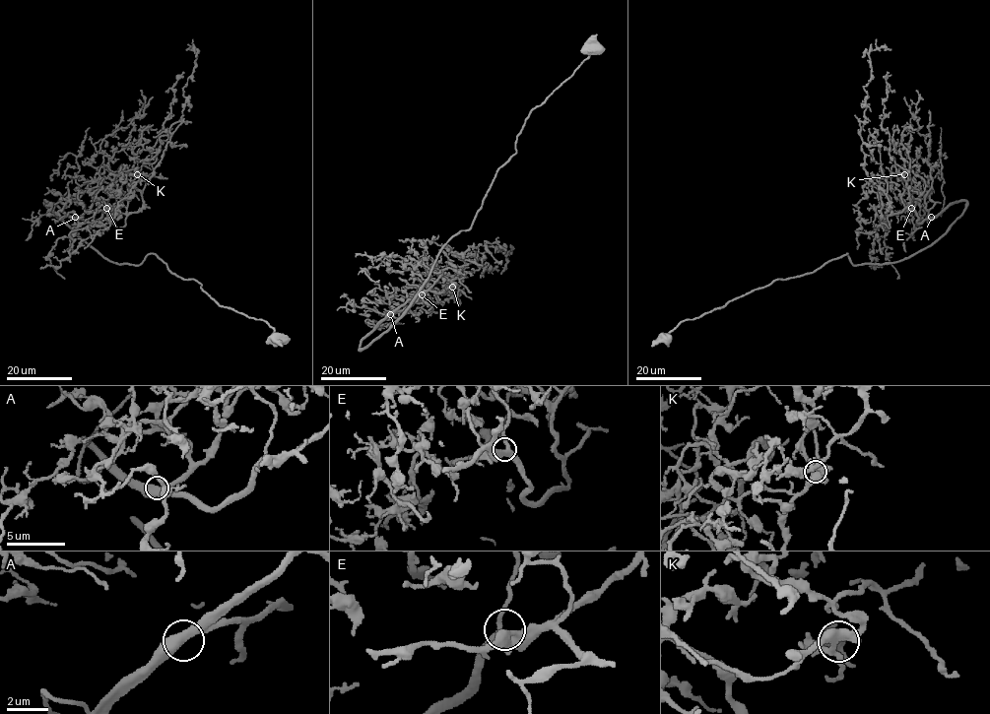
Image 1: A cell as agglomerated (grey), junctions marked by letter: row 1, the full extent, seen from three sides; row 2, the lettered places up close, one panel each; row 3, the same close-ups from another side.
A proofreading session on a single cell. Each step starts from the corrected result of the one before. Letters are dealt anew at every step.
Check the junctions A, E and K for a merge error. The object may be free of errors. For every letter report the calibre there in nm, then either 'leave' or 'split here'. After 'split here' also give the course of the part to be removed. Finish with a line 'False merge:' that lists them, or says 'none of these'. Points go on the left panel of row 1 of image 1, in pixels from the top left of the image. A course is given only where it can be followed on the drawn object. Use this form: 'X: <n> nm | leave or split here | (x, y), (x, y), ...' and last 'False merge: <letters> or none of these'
A: 440 nm | leave
E: 360 nm | leave
K: 400 nm | leave
False merge: none of these

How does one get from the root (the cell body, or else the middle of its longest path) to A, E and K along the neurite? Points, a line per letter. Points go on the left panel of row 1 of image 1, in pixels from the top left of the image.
A: (277, 339), (266, 321), (221, 306), (154, 253), (139, 265), (109, 261), (44, 201), (75, 217)
E: (277, 339), (266, 321), (221, 306), (154, 253), (139, 265), (109, 261), (44, 201), (91, 223), (106, 208)
K: (277, 339), (154, 253), (109, 261), (44, 202), (93, 223), (137, 174)

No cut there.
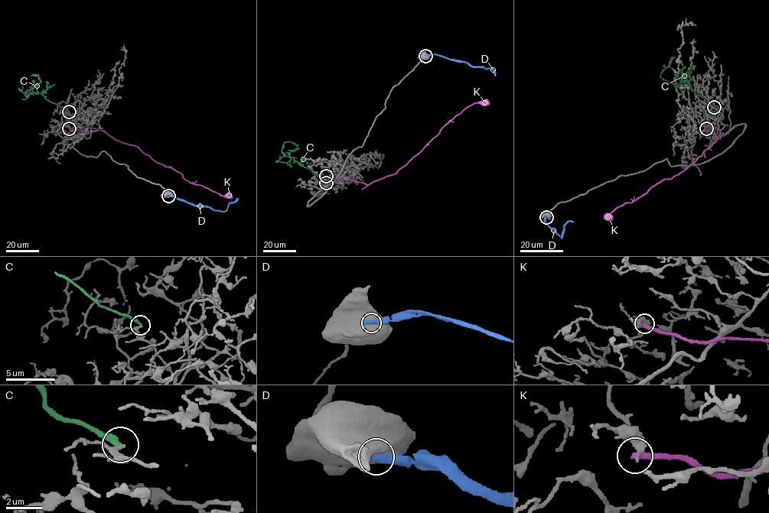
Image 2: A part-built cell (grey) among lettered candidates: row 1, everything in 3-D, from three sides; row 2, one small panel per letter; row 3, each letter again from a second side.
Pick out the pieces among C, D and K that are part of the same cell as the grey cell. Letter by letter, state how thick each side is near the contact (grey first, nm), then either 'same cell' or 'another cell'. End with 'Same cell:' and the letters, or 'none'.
C: 180/320 nm | another cell
D: 1100/500 nm | another cell
K: 400/400 nm | another cell
Same cell: none

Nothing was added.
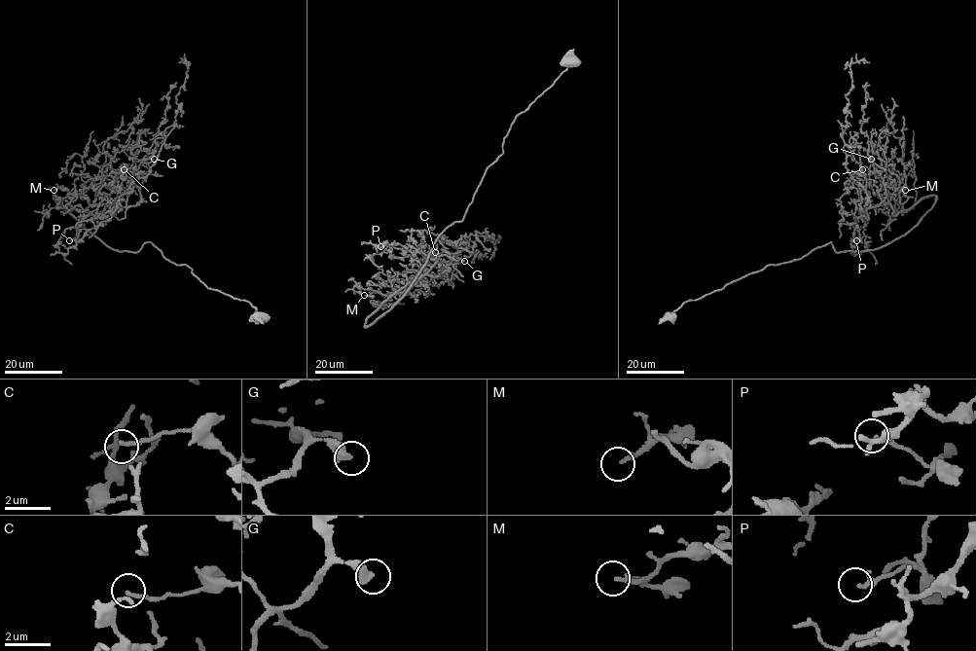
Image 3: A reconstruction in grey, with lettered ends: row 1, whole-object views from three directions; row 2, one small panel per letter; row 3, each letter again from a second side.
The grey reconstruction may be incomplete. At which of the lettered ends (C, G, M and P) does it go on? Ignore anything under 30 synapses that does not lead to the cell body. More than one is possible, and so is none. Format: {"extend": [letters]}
{"extend": ["M"]}

